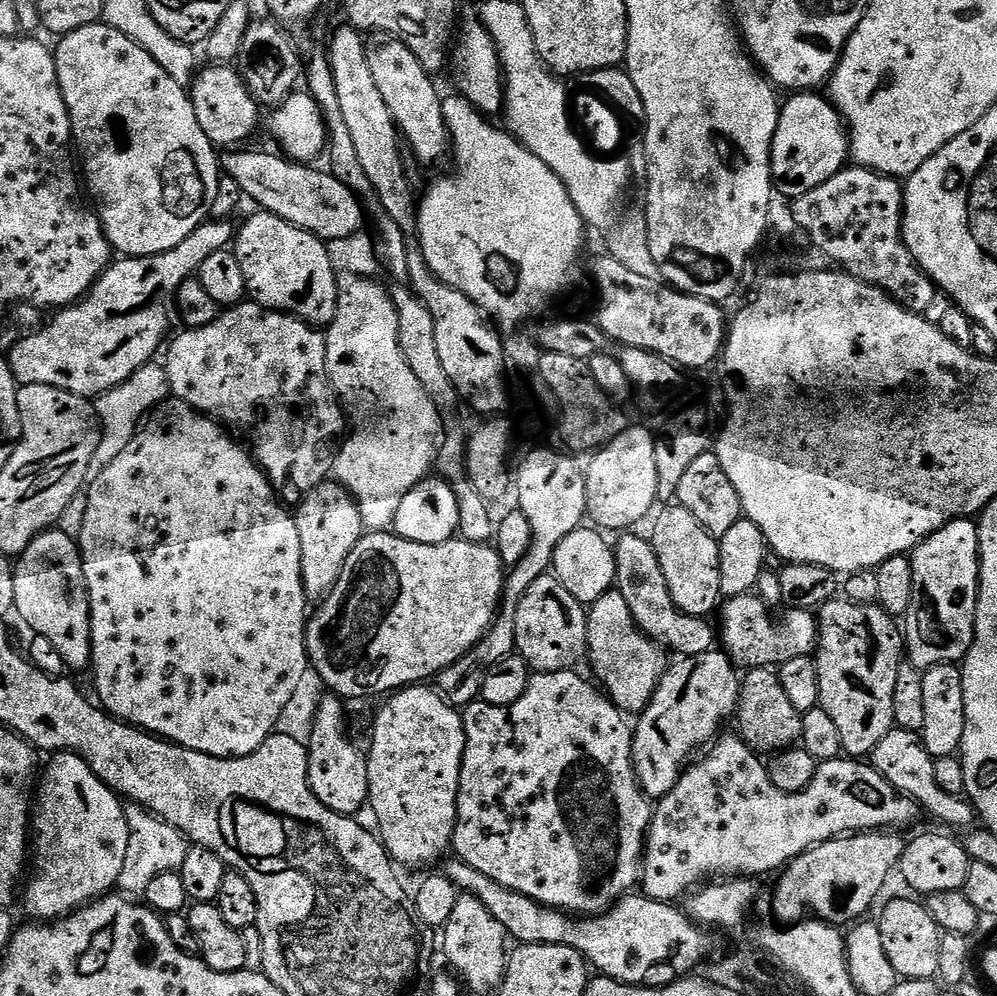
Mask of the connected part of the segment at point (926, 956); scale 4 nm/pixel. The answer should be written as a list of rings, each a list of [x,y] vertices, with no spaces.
[[[919,899],[916,900],[892,900],[884,909],[881,907],[878,927],[886,958],[890,958],[890,966],[894,966],[897,977],[905,980],[930,980],[938,973],[942,929],[927,907]]]

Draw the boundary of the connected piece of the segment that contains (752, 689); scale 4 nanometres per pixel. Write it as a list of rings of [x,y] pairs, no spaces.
[[[751,668],[743,675],[734,724],[740,727],[740,739],[757,754],[785,752],[802,734],[802,714],[791,705],[779,675],[769,668]]]

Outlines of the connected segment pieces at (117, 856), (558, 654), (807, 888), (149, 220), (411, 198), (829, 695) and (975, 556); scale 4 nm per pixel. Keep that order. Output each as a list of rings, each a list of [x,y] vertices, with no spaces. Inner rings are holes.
[[[58,751],[51,755],[50,760],[46,772],[41,773],[36,791],[37,802],[30,824],[35,854],[32,864],[35,864],[35,868],[22,896],[22,904],[24,900],[24,908],[30,915],[28,917],[40,922],[51,922],[61,916],[71,915],[77,908],[111,893],[122,872],[130,836],[121,797],[99,779],[82,757],[73,751]]]
[[[544,573],[531,583],[515,612],[515,640],[517,653],[535,673],[571,671],[587,653],[587,609],[558,582],[554,574]]]
[[[892,830],[845,834],[836,837],[835,840],[827,840],[813,848],[807,848],[801,856],[791,860],[779,873],[780,881],[772,892],[772,912],[780,919],[779,923],[787,926],[805,919],[809,914],[814,914],[817,920],[827,920],[829,924],[845,926],[844,924],[851,925],[867,917],[864,915],[872,907],[877,907],[876,899],[879,898],[880,891],[887,886],[888,879],[894,876],[904,853],[905,837],[896,835],[900,834]]]
[[[107,22],[82,26],[61,40],[64,41],[54,48],[58,86],[68,107],[75,147],[80,147],[84,155],[82,176],[87,191],[89,188],[96,199],[95,207],[109,244],[124,258],[174,250],[178,242],[209,219],[222,177],[217,145],[208,129],[198,126],[200,116],[194,114],[193,97],[138,42]]]
[[[347,22],[341,24],[341,28],[332,36],[332,45],[327,45],[326,51],[334,74],[334,90],[338,94],[342,122],[346,122],[346,127],[350,129],[350,139],[354,141],[358,162],[362,162],[362,170],[366,170],[366,178],[370,178],[386,214],[398,222],[405,236],[415,237],[418,232],[418,196],[412,193],[412,184],[404,169],[404,156],[400,153],[402,133],[374,82],[365,33]]]
[[[833,598],[820,605],[818,609],[818,647],[814,653],[818,666],[818,684],[820,690],[819,707],[830,714],[830,718],[838,725],[842,733],[842,746],[844,752],[852,758],[871,757],[874,746],[886,738],[886,734],[892,731],[896,719],[894,718],[894,682],[898,682],[898,674],[891,667],[880,668],[872,656],[864,656],[861,660],[852,660],[856,656],[856,647],[859,644],[869,644],[876,648],[879,644],[892,644],[898,640],[898,624],[889,616],[879,604],[851,604],[843,598]],[[840,644],[848,644],[844,648],[844,656],[848,660],[840,660]],[[884,683],[884,689],[878,685]]]
[[[972,518],[951,520],[912,549],[910,559],[914,570],[914,594],[902,617],[902,644],[904,640],[908,647],[907,663],[927,670],[939,664],[963,661],[976,637],[976,603],[980,593],[980,530],[977,521]]]

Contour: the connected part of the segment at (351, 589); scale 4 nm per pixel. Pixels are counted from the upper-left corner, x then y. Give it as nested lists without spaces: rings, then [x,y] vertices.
[[[392,530],[369,531],[360,537],[360,541],[356,543],[354,550],[350,550],[350,558],[346,558],[338,582],[328,591],[327,596],[319,601],[317,608],[320,609],[313,616],[311,613],[307,617],[304,641],[308,647],[308,659],[311,667],[324,679],[324,684],[328,687],[325,689],[341,698],[380,695],[380,697],[383,697],[385,694],[391,694],[401,688],[431,681],[439,676],[442,670],[446,670],[454,662],[458,662],[458,658],[465,656],[488,633],[488,627],[492,625],[492,621],[496,619],[500,610],[505,579],[506,565],[502,563],[491,543],[476,544],[472,540],[453,538],[441,544],[419,544],[397,536],[395,531]]]

